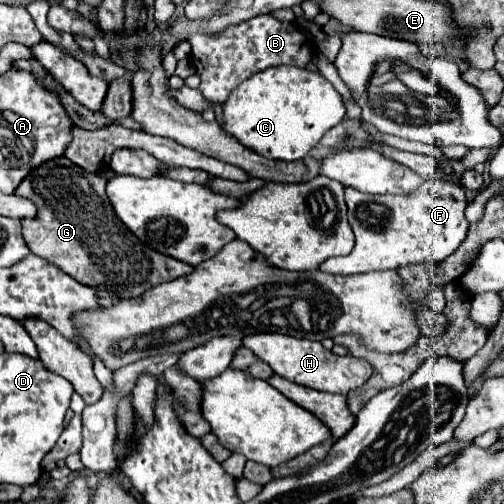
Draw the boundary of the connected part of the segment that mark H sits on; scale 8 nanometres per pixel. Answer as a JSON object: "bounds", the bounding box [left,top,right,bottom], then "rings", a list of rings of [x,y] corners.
{"bounds":[243,333,371,395],"rings":[[[259,333],[259,335],[245,337],[243,345],[251,349],[259,359],[269,363],[269,367],[283,379],[315,391],[347,395],[349,391],[361,387],[371,375],[371,365],[367,361],[357,359],[353,355],[339,357],[335,353],[329,353],[321,343],[309,341],[309,339],[295,339],[281,333]]]}

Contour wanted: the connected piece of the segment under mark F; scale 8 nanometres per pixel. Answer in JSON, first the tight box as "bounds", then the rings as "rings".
{"bounds":[321,179,467,275],"rings":[[[445,179],[425,181],[409,197],[401,195],[367,195],[345,189],[349,225],[355,233],[355,247],[347,257],[331,257],[321,271],[335,275],[353,275],[369,271],[399,269],[417,263],[441,263],[463,243],[467,235],[465,207],[467,197],[461,185]]]}

